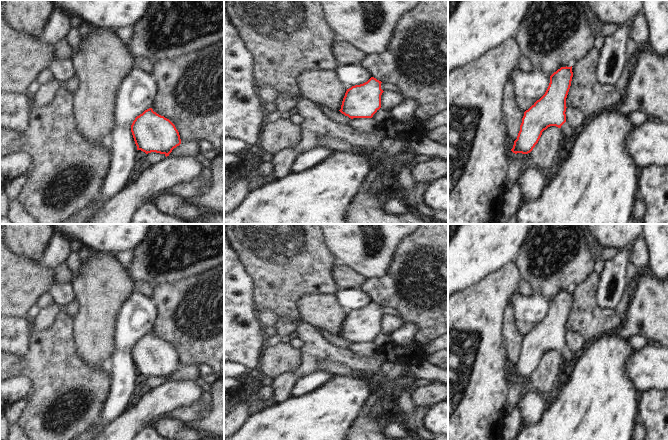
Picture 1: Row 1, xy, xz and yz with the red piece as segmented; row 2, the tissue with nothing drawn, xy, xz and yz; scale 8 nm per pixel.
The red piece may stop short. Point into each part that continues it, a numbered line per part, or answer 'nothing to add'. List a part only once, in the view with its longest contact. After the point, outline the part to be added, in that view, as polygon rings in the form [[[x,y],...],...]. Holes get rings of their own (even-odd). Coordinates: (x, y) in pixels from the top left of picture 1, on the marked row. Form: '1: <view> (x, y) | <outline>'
1: yz (568, 131) | [[[567,121],[561,126],[561,130],[567,138],[572,138],[575,135],[575,129]]]

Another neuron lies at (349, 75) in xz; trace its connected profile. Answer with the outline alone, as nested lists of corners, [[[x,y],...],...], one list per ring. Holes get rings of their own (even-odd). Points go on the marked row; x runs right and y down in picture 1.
[[[359,64],[338,65],[335,71],[338,79],[347,89],[355,85],[363,84],[372,77],[372,75]]]

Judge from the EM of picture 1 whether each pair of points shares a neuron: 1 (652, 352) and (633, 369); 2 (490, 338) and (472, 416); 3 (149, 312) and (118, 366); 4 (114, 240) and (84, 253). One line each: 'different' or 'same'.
1: same
2: same
3: same
4: different

